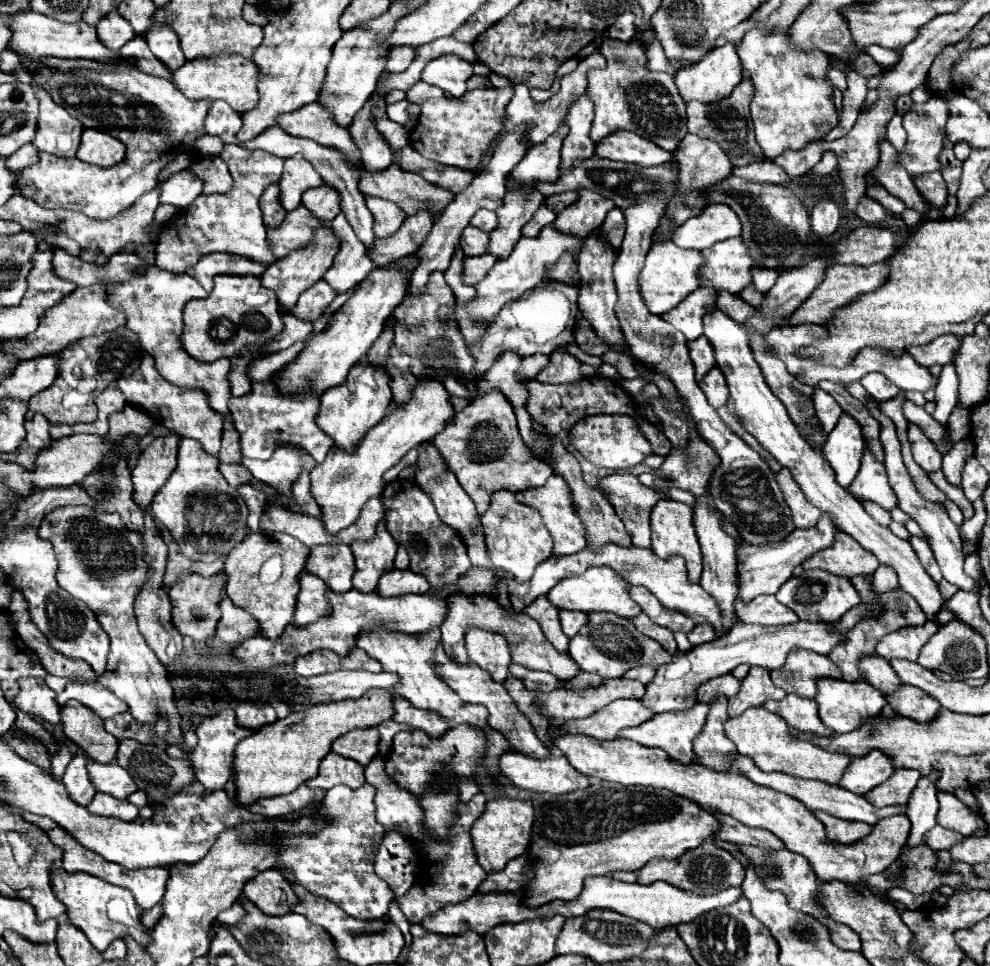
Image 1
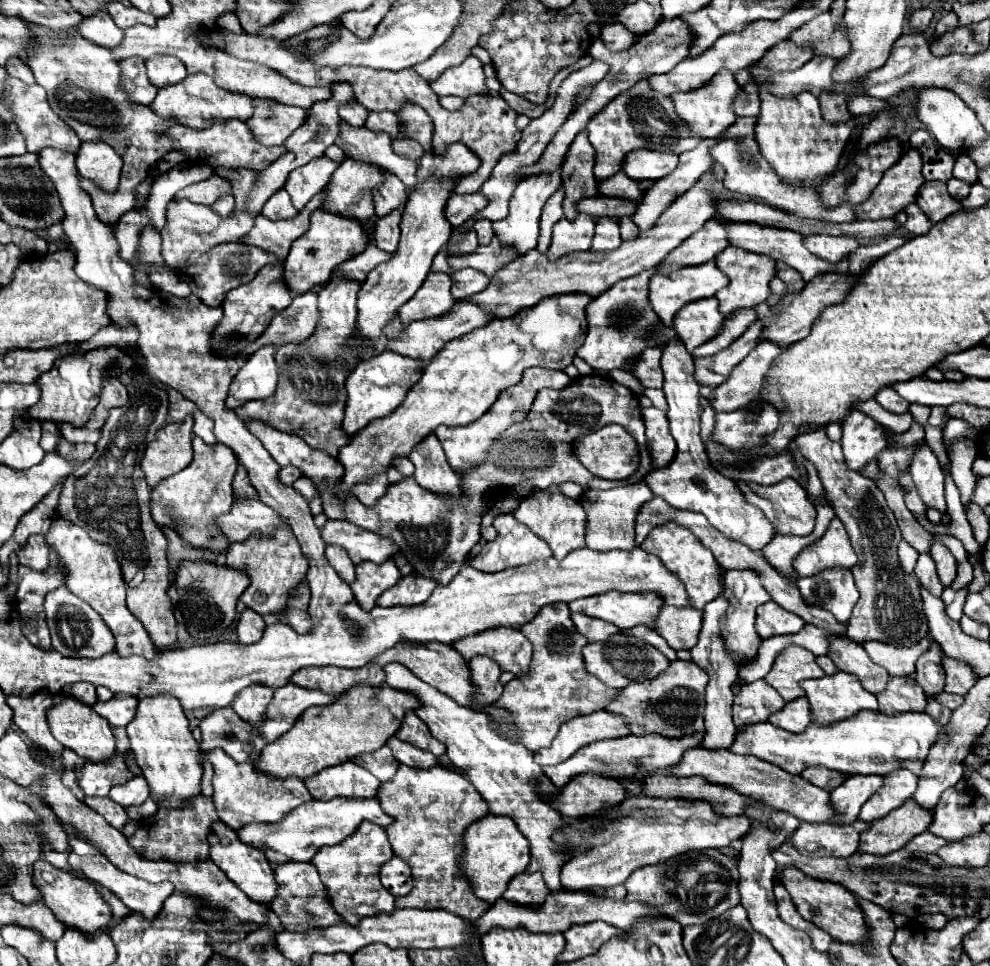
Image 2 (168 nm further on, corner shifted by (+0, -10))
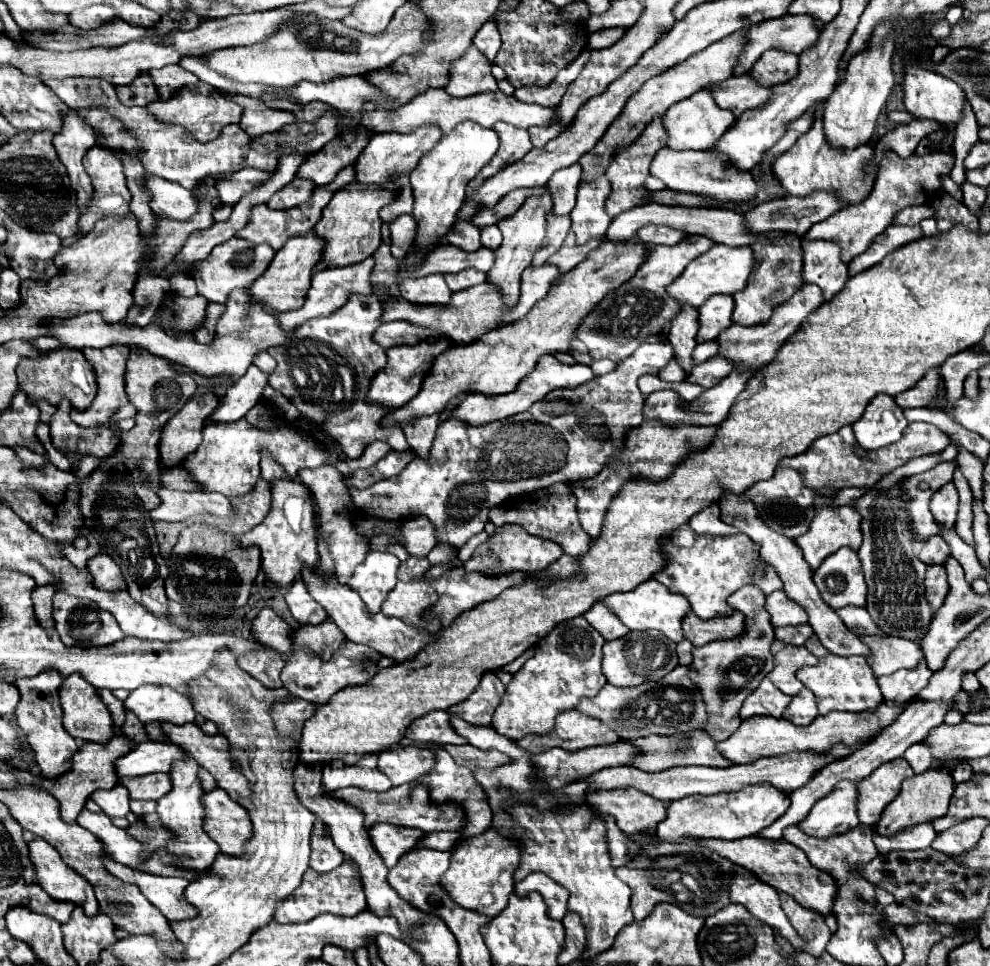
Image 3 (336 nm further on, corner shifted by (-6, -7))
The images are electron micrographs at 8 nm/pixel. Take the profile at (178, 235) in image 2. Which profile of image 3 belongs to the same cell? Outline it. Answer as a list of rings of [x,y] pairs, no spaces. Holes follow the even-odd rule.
[[[146,175],[146,189],[150,193],[150,207],[158,217],[188,221],[198,209],[192,191],[158,175]]]

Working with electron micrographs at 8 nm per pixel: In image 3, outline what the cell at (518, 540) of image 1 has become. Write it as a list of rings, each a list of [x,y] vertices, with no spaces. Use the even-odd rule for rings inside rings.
[[[504,525],[498,527],[496,533],[474,551],[474,555],[464,563],[464,567],[466,571],[482,571],[486,575],[504,575],[506,571],[542,571],[542,567],[554,563],[558,555],[564,555],[558,543],[530,535],[520,525]]]

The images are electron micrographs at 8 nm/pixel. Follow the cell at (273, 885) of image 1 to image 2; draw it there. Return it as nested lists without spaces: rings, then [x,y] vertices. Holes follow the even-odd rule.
[[[216,822],[212,826],[212,834],[210,834],[210,858],[220,866],[220,870],[224,870],[224,874],[240,888],[244,890],[244,894],[248,898],[252,898],[252,902],[260,902],[264,906],[272,906],[274,898],[278,896],[278,882],[274,880],[274,870],[268,864],[266,856],[246,844],[242,844],[236,836],[236,832],[232,832],[232,828],[224,826],[222,822]]]

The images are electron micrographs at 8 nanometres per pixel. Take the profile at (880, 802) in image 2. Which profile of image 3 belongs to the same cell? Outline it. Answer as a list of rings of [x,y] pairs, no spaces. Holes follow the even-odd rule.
[[[894,759],[890,763],[884,763],[882,767],[878,767],[878,771],[874,771],[874,775],[868,775],[866,779],[858,781],[858,819],[860,819],[860,823],[866,823],[866,825],[878,823],[884,807],[898,795],[902,781],[908,779],[910,775],[914,775],[914,771],[908,765],[908,761]]]

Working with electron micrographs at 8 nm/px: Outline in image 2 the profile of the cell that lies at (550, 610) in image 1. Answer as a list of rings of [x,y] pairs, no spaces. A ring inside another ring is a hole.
[[[564,602],[544,606],[544,610],[540,610],[540,614],[536,614],[536,618],[532,618],[532,622],[520,630],[534,646],[530,672],[524,678],[516,676],[504,686],[504,694],[496,706],[504,706],[512,716],[510,720],[490,718],[490,726],[506,738],[522,742],[528,750],[536,752],[550,746],[564,722],[604,710],[604,706],[608,706],[608,702],[612,702],[620,690],[604,686],[604,682],[586,672],[582,664],[582,646],[588,640],[576,632]]]

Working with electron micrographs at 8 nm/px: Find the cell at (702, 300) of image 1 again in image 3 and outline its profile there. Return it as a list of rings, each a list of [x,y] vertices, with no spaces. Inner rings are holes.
[[[714,295],[706,299],[700,311],[700,329],[696,341],[712,341],[732,325],[732,311],[734,311],[734,297],[732,295]]]

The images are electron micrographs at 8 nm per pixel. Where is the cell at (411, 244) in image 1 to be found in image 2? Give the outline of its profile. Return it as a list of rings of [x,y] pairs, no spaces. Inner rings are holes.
[[[370,244],[362,254],[346,260],[346,262],[340,266],[340,270],[344,272],[346,278],[364,282],[364,278],[368,276],[368,272],[370,272],[372,268],[376,268],[378,262],[384,262],[384,252],[382,252],[380,248],[376,248],[374,244]]]

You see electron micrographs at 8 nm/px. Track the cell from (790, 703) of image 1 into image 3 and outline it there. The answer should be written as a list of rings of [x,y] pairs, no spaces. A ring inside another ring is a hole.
[[[804,687],[798,691],[798,695],[792,697],[790,705],[784,711],[784,719],[792,721],[794,725],[808,725],[814,721],[814,717],[818,715],[816,709],[816,699],[814,695]]]

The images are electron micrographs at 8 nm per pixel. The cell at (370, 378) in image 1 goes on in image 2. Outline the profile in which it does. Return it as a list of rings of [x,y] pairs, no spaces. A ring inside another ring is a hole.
[[[380,352],[368,360],[362,360],[346,378],[348,400],[344,408],[344,420],[342,420],[344,434],[354,436],[362,428],[366,428],[372,420],[392,414],[406,398],[406,392],[418,380],[422,368],[424,368],[422,360],[412,360],[396,352]]]

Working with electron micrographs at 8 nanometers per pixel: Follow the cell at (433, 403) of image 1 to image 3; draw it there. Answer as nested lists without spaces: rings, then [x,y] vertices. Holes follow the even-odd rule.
[[[608,239],[602,241],[602,247],[594,249],[590,257],[586,257],[574,271],[568,271],[550,287],[550,295],[540,299],[532,309],[530,315],[518,319],[518,323],[508,323],[498,329],[488,331],[480,337],[500,337],[496,345],[456,345],[436,357],[430,375],[422,383],[422,391],[404,407],[392,411],[384,425],[402,425],[422,415],[442,413],[450,399],[462,393],[482,393],[486,397],[496,397],[502,393],[514,391],[514,387],[524,379],[536,365],[540,355],[554,355],[554,353],[568,353],[570,339],[576,337],[576,327],[580,321],[604,299],[610,289],[618,289],[622,283],[630,281],[634,273],[642,267],[646,259],[642,259],[642,243],[610,243]]]

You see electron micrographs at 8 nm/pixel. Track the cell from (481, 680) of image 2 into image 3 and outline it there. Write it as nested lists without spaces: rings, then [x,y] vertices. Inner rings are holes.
[[[484,673],[482,681],[474,689],[474,693],[466,701],[450,707],[448,711],[452,715],[456,715],[456,713],[462,715],[462,719],[466,719],[468,723],[474,723],[474,725],[490,725],[494,709],[498,707],[500,699],[502,699],[502,693],[504,693],[504,685],[496,677],[496,673]]]

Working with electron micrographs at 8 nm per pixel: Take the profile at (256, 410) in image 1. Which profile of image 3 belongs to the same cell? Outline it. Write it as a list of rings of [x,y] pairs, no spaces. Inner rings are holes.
[[[352,295],[348,303],[338,311],[328,317],[304,323],[294,331],[286,345],[270,349],[270,353],[278,361],[276,371],[270,375],[270,385],[284,397],[288,397],[306,419],[328,431],[350,459],[360,459],[370,441],[386,441],[394,451],[410,449],[400,427],[382,427],[382,419],[390,411],[386,411],[386,407],[382,407],[380,403],[370,403],[366,399],[366,387],[370,387],[370,379],[386,365],[384,349],[376,341],[372,341],[372,333],[380,325],[382,315],[378,297]],[[344,317],[348,317],[350,321],[346,321]],[[305,338],[317,339],[329,345],[316,345],[312,341],[306,343]],[[304,347],[314,347],[314,351],[304,351]],[[296,369],[304,371],[304,383],[298,383],[294,375]],[[342,381],[348,381],[348,387],[344,387]]]

